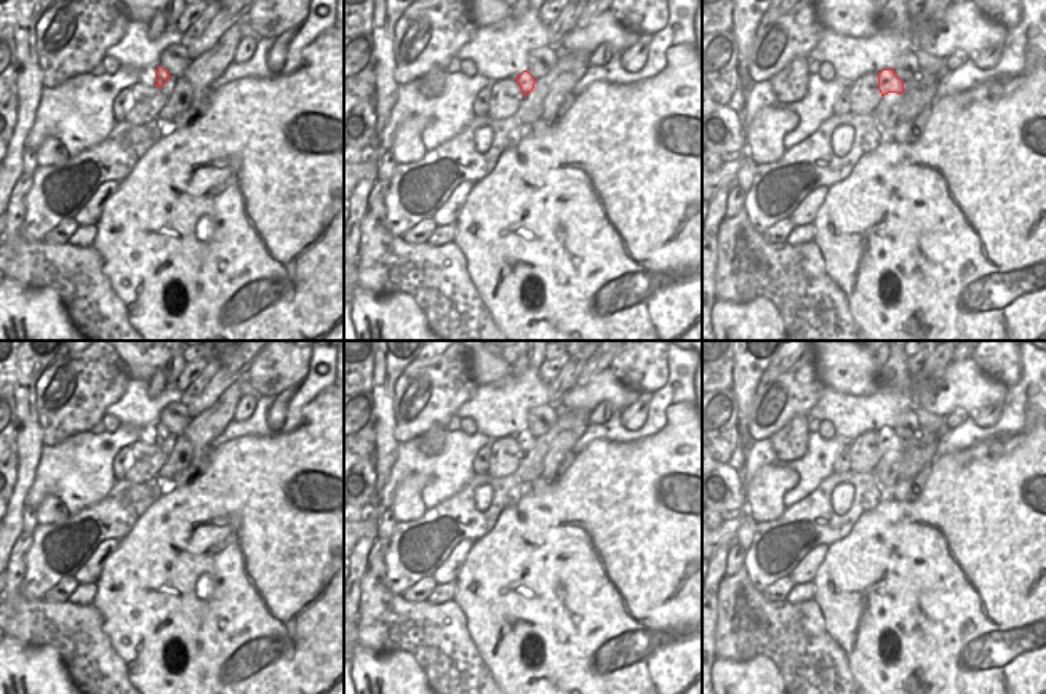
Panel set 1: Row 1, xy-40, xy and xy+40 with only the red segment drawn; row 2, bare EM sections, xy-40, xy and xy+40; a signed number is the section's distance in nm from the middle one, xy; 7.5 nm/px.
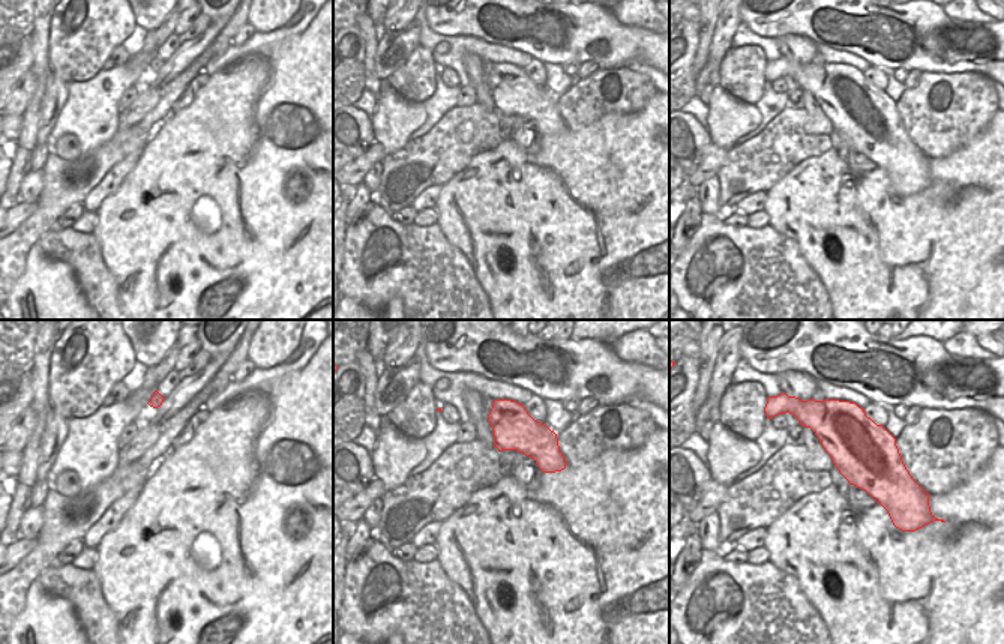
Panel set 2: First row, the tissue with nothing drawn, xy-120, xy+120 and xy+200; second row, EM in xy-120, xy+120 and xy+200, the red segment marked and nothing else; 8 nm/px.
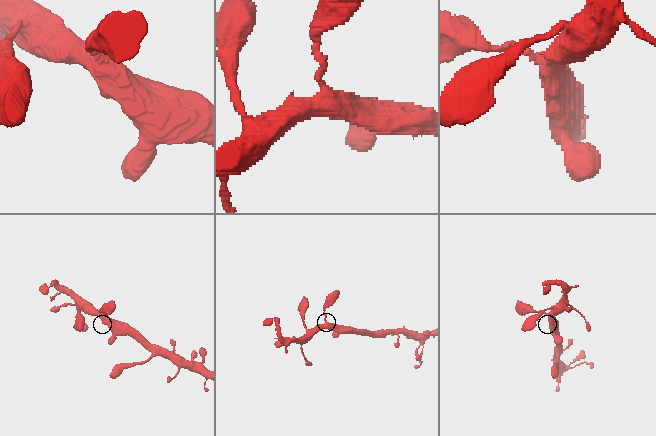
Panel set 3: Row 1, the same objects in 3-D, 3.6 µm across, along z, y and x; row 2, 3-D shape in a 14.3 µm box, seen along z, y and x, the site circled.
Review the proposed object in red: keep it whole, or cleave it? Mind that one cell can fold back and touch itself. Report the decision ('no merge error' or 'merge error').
no merge error

